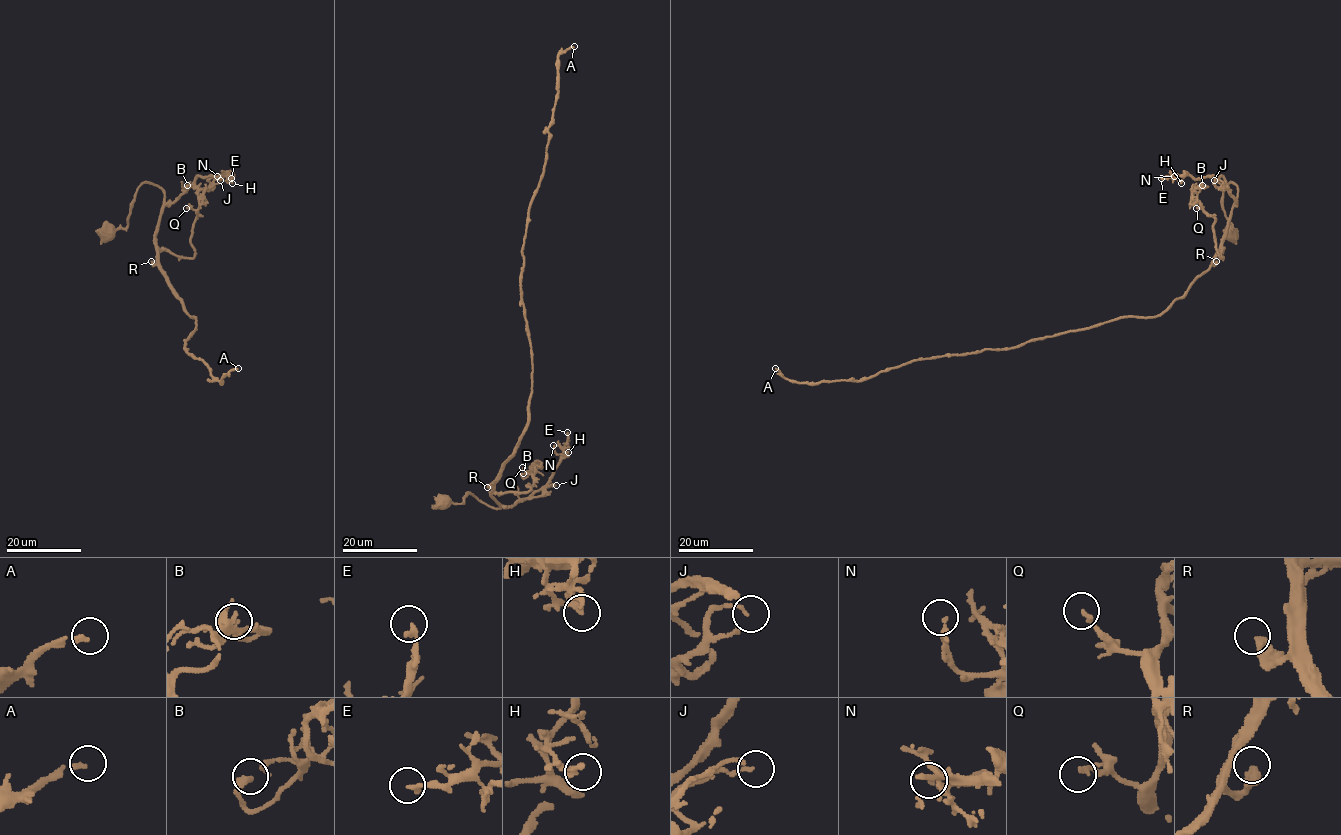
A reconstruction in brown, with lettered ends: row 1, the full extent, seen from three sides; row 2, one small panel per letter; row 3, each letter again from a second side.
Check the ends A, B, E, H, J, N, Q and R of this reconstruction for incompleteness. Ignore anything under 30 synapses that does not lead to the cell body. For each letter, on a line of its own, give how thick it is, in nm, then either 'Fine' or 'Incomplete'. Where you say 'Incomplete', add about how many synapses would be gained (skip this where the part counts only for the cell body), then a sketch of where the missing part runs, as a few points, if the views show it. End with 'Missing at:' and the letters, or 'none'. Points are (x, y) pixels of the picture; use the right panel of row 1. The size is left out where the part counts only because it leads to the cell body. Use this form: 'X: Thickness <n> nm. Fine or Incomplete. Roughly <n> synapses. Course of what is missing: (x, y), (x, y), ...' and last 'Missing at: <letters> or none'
A: Thickness 150 nm. Incomplete. Roughly 350 synapses
B: Thickness 280 nm. Fine
E: Thickness 240 nm. Fine
H: Thickness 240 nm. Fine
J: Thickness 120 nm. Fine
N: Thickness 220 nm. Fine
Q: Thickness 180 nm. Fine
R: Thickness 380 nm. Fine
Missing at: A

